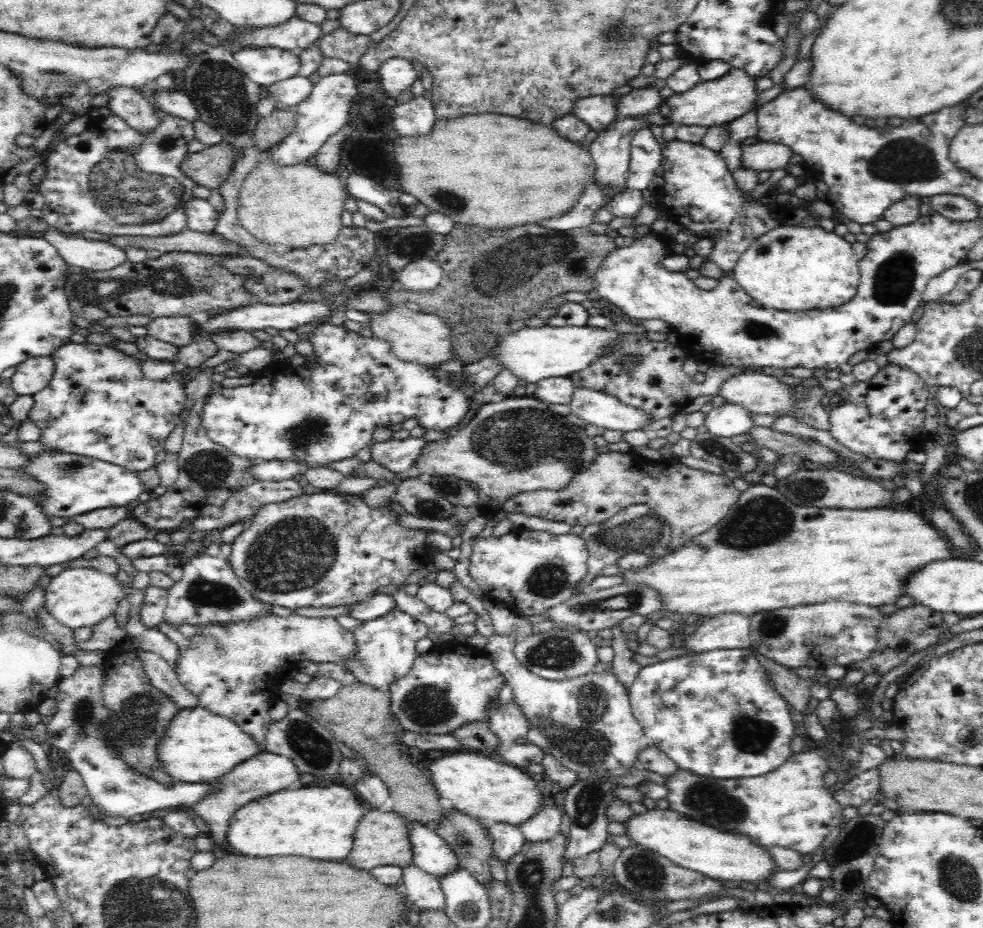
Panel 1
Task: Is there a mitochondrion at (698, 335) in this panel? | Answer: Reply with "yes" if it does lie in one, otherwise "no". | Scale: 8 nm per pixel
no

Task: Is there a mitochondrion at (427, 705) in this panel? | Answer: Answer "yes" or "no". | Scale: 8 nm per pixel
yes

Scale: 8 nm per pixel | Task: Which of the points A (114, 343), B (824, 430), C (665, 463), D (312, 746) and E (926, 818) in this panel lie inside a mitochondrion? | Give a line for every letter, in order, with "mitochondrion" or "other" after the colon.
A: other
B: other
C: other
D: mitochondrion
E: other

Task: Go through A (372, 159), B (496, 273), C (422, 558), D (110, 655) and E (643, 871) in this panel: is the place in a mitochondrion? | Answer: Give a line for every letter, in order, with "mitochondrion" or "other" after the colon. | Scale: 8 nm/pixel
A: other
B: mitochondrion
C: other
D: other
E: mitochondrion

